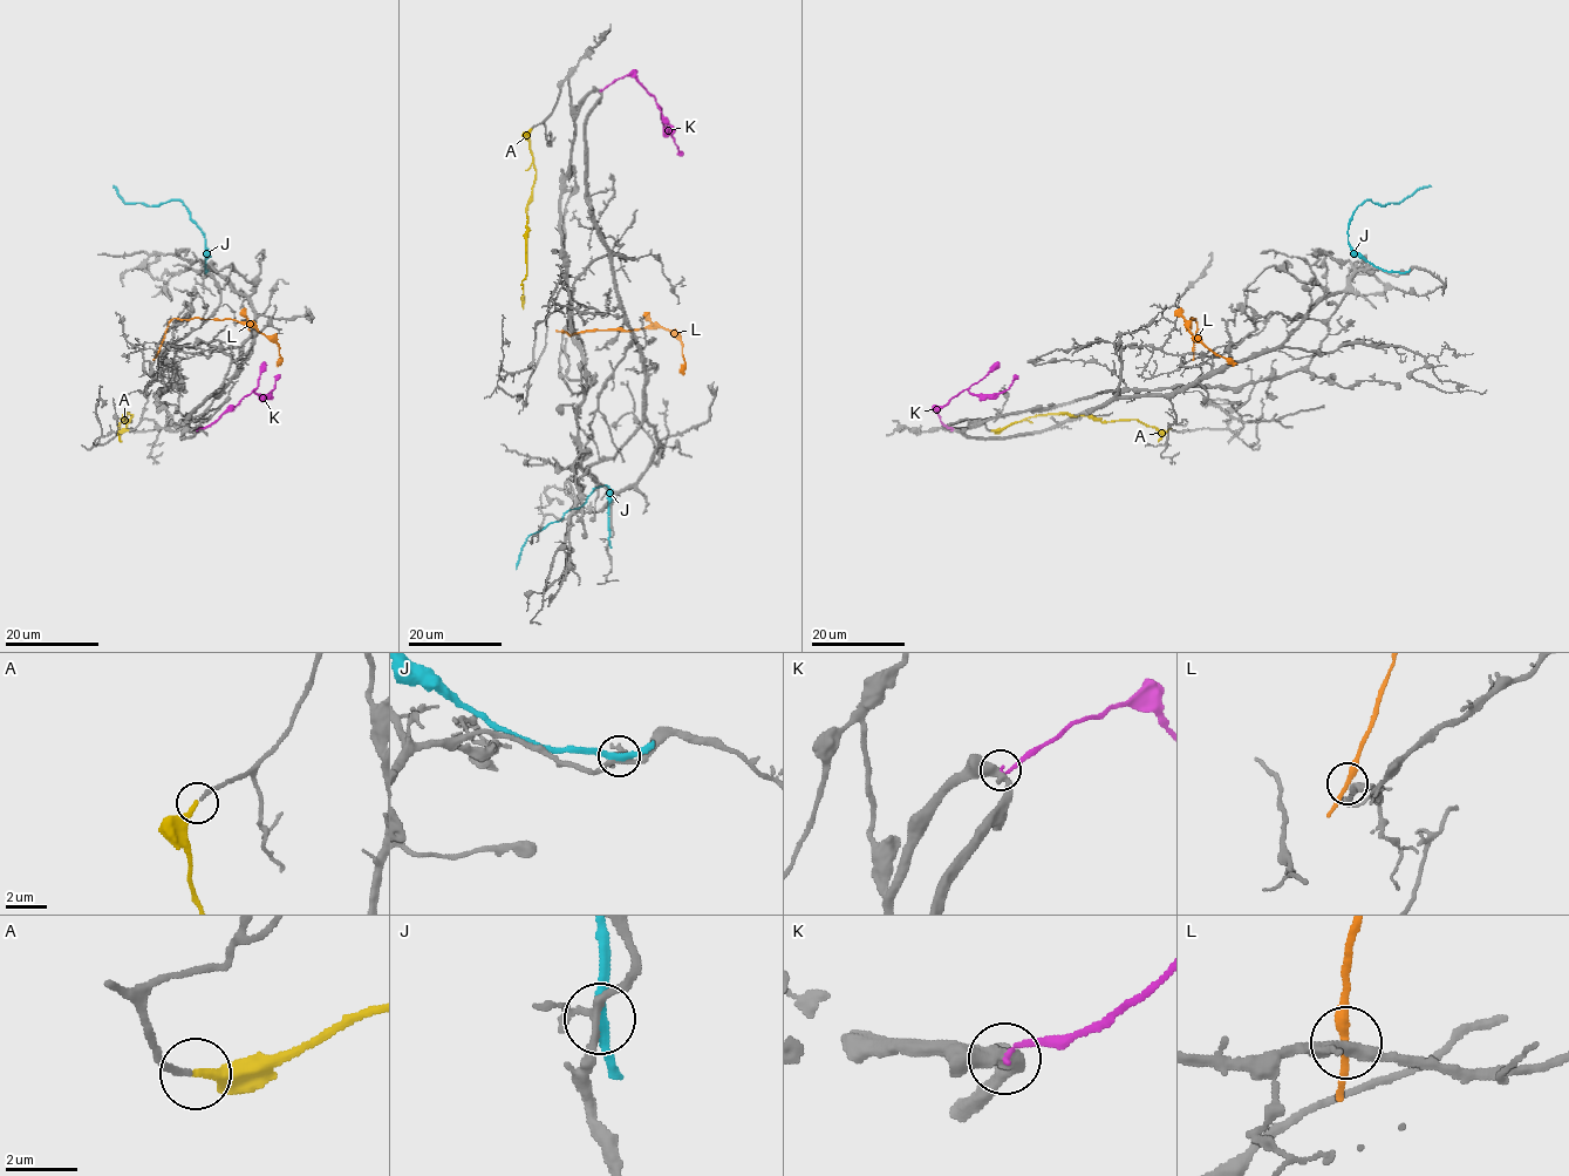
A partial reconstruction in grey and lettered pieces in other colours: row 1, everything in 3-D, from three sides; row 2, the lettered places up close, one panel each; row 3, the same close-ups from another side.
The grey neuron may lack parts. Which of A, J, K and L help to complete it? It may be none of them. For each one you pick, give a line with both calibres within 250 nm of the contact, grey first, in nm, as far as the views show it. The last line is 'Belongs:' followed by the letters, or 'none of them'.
A: calibres 180 and 260 nm
Belongs: A

